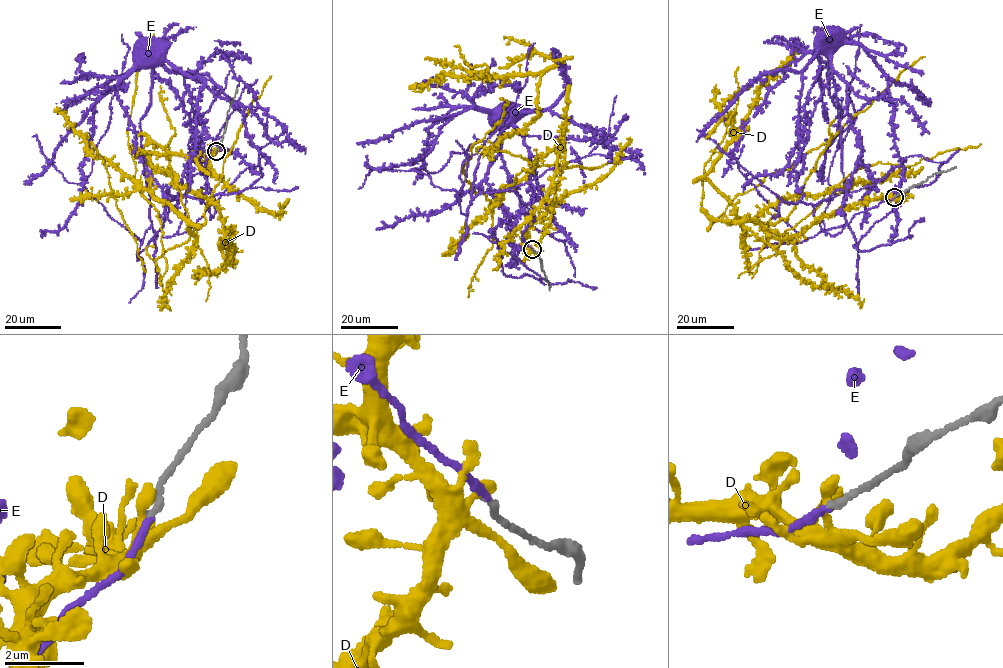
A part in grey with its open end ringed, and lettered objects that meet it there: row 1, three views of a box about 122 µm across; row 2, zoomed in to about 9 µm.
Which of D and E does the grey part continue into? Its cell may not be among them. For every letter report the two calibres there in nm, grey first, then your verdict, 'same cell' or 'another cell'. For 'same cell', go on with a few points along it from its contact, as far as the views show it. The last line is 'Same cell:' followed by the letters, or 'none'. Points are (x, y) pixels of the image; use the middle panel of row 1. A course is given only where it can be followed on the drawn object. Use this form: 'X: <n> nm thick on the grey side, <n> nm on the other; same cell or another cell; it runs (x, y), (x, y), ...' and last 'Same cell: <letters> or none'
D: 160 nm thick on the grey side, 300 nm on the other; another cell
E: 160 nm thick on the grey side, 170 nm on the other; same cell; it runs (532, 249), (522, 233), (534, 217), (533, 185), (529, 182), (471, 196), (481, 154), (505, 123), (506, 105)
Same cell: E

